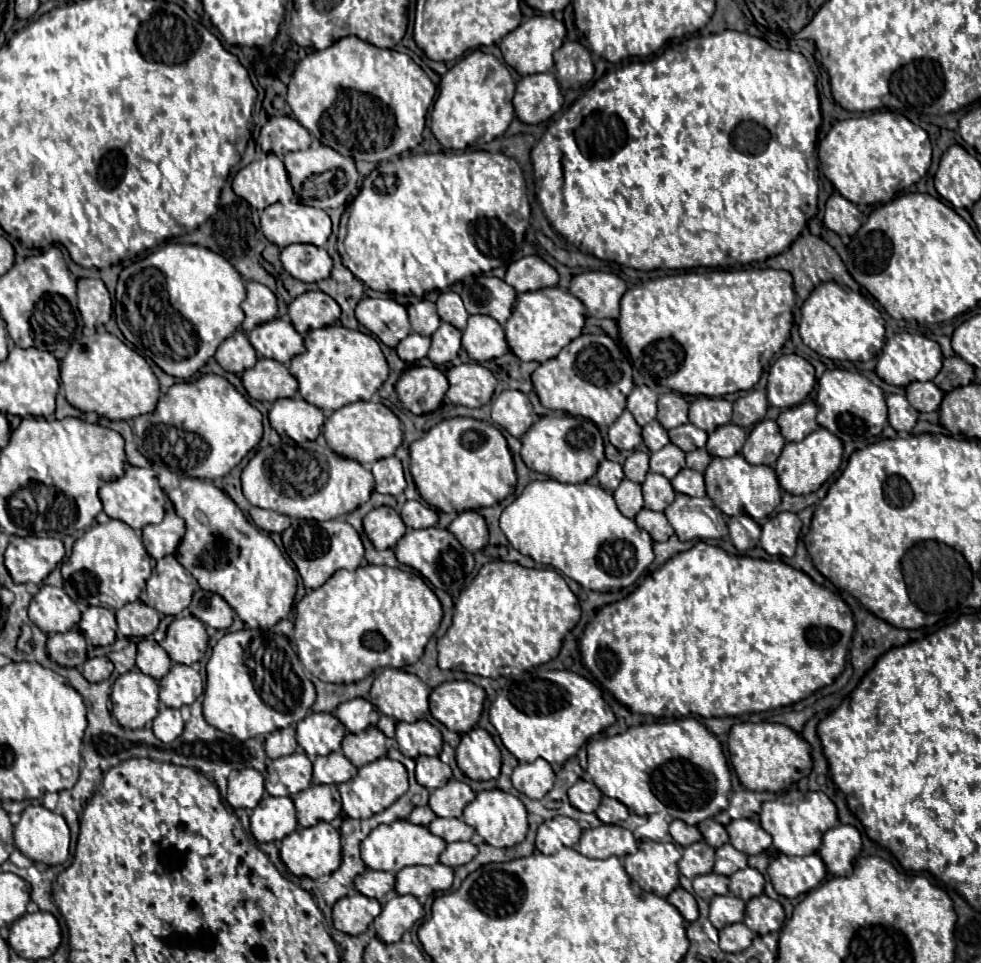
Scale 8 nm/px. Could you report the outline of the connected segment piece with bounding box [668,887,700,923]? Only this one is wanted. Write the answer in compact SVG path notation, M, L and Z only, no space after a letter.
M676 887L670 895L668 895L668 901L680 911L680 915L688 921L688 923L692 923L692 921L696 921L698 919L698 905L696 905L696 899L688 893L688 891L684 891L682 887Z

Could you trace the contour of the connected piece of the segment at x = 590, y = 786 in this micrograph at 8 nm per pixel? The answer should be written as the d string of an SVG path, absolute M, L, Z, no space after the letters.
M580 779L580 781L576 781L576 785L572 785L568 789L568 797L576 809L580 809L584 813L594 813L596 807L600 805L602 793L594 783Z

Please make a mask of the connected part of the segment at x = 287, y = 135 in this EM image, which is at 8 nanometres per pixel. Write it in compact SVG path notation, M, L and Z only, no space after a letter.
M270 117L262 127L257 143L264 152L282 157L288 151L308 149L310 133L292 117Z

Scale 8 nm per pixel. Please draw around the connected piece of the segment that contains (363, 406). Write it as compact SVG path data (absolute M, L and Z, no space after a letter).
M356 401L350 405L344 405L342 409L334 411L326 423L324 423L324 437L328 447L346 457L354 459L358 463L374 463L378 459L394 455L394 451L402 443L402 423L400 419L382 403L372 401Z

